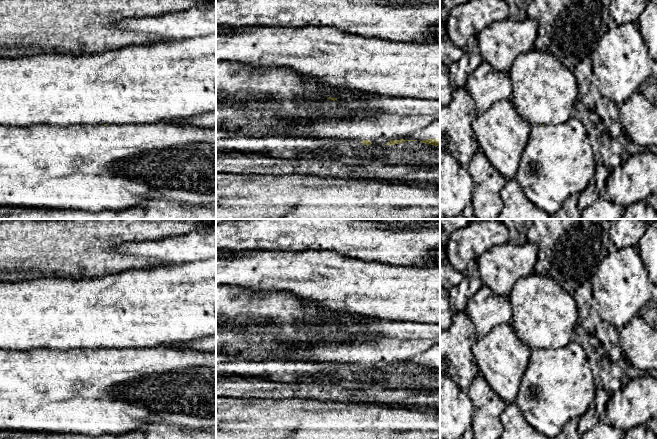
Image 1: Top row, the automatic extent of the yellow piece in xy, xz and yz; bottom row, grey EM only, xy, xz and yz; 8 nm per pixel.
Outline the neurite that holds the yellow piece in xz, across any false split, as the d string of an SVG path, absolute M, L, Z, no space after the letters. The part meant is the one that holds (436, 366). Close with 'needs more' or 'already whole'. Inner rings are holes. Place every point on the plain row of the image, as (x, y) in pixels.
M373 317L361 321L348 319L346 325L347 333L352 335L346 342L324 337L308 342L291 342L276 326L254 334L216 329L216 352L236 354L253 361L286 358L321 363L353 363L361 365L364 369L395 369L405 365L421 365L440 370L439 324Z | needs more

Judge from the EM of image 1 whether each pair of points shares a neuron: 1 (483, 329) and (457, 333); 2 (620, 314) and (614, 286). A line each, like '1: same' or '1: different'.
1: different
2: same

